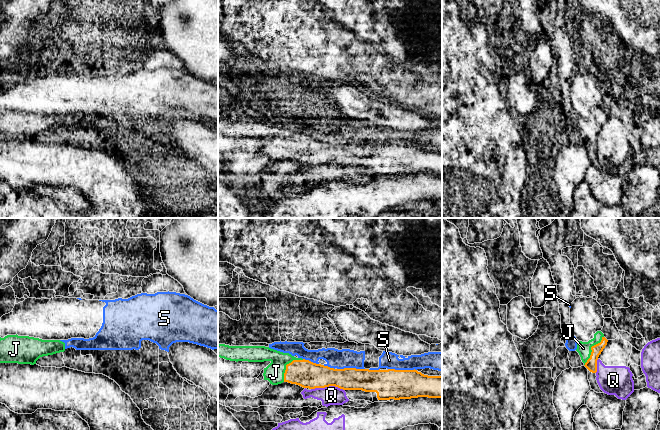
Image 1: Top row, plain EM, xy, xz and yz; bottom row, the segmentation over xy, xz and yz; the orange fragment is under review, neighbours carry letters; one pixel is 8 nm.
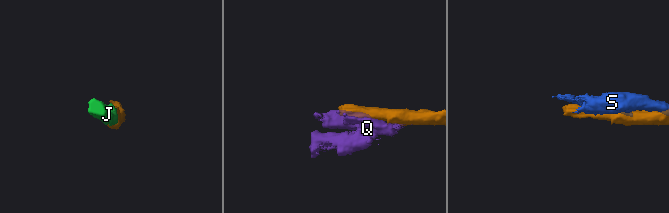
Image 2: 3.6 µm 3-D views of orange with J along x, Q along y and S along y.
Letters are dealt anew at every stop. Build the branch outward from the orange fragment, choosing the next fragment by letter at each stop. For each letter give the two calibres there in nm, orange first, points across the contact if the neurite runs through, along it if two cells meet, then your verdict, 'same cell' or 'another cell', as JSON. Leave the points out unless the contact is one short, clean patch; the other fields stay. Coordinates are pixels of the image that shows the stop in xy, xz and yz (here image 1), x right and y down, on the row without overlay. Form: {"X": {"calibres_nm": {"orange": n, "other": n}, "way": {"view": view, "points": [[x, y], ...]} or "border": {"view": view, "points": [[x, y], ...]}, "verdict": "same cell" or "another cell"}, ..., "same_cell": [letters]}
{"J": {"calibres_nm": {"orange": 220, "other": 160}, "way": {"view": "xz", "points": [[304, 149], [292, 146], [286, 141], [277, 148], [274, 148]]}, "verdict": "same cell"}, "Q": {"calibres_nm": {"orange": 220, "other": 150}, "verdict": "another cell"}, "S": {"calibres_nm": {"orange": 240, "other": 140}, "verdict": "another cell"}, "same_cell": ["J"]}

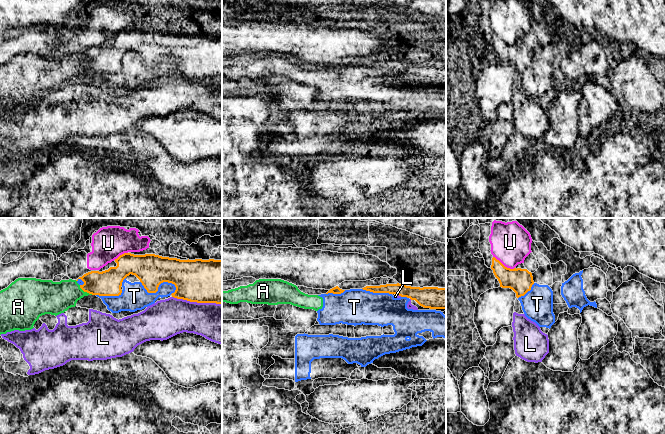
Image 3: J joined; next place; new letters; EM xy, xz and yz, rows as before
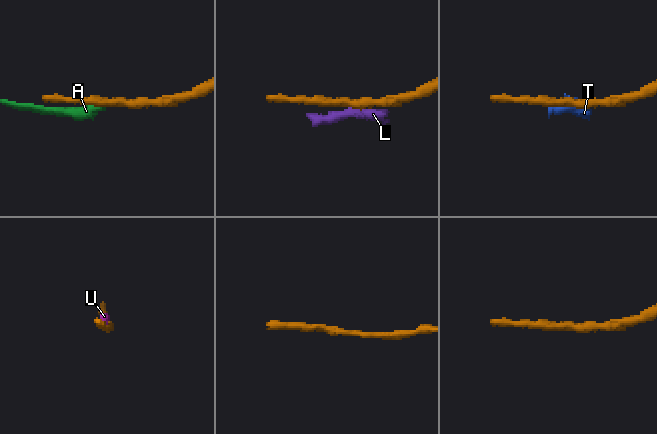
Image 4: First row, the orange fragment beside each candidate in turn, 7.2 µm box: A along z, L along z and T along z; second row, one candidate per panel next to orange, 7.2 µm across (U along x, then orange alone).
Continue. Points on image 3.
{"A": {"calibres_nm": {"orange": 200, "other": 260}, "verdict": "another cell"}, "L": {"calibres_nm": {"orange": 360, "other": 320}, "border": {"view": "xy", "points": [[172, 72], [190, 77], [221, 80]]}, "verdict": "another cell"}, "T": {"calibres_nm": {"orange": 260, "other": 220}, "verdict": "another cell"}, "U": {"calibres_nm": {"orange": 190, "other": 320}, "verdict": "another cell"}, "same_cell": []}

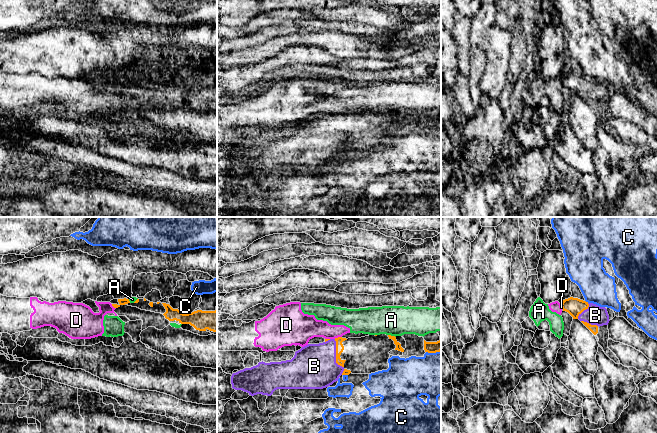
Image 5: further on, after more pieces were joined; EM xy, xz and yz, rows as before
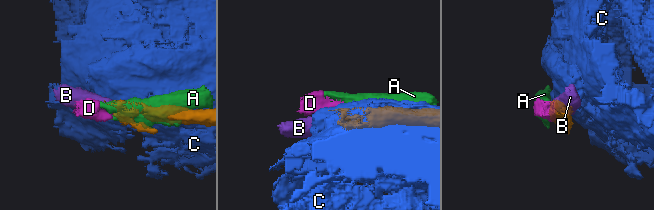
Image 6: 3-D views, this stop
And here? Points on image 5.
{"A": {"calibres_nm": {"orange": 50, "other": 240}, "border": {"view": "xz", "points": [[388, 110], [395, 113]]}, "verdict": "another cell"}, "B": {"calibres_nm": {"orange": 60, "other": 360}, "way": {"view": "xz", "points": [[339, 122], [336, 125], [336, 130], [329, 130], [314, 142]]}, "verdict": "same cell"}, "C": {"calibres_nm": {"orange": 100, "other": 360}, "verdict": "another cell"}, "D": {"calibres_nm": {"orange": 60, "other": 180}, "border": {"view": "xz", "points": [[341, 112], [334, 114]]}, "verdict": "another cell"}, "same_cell": ["B"]}

